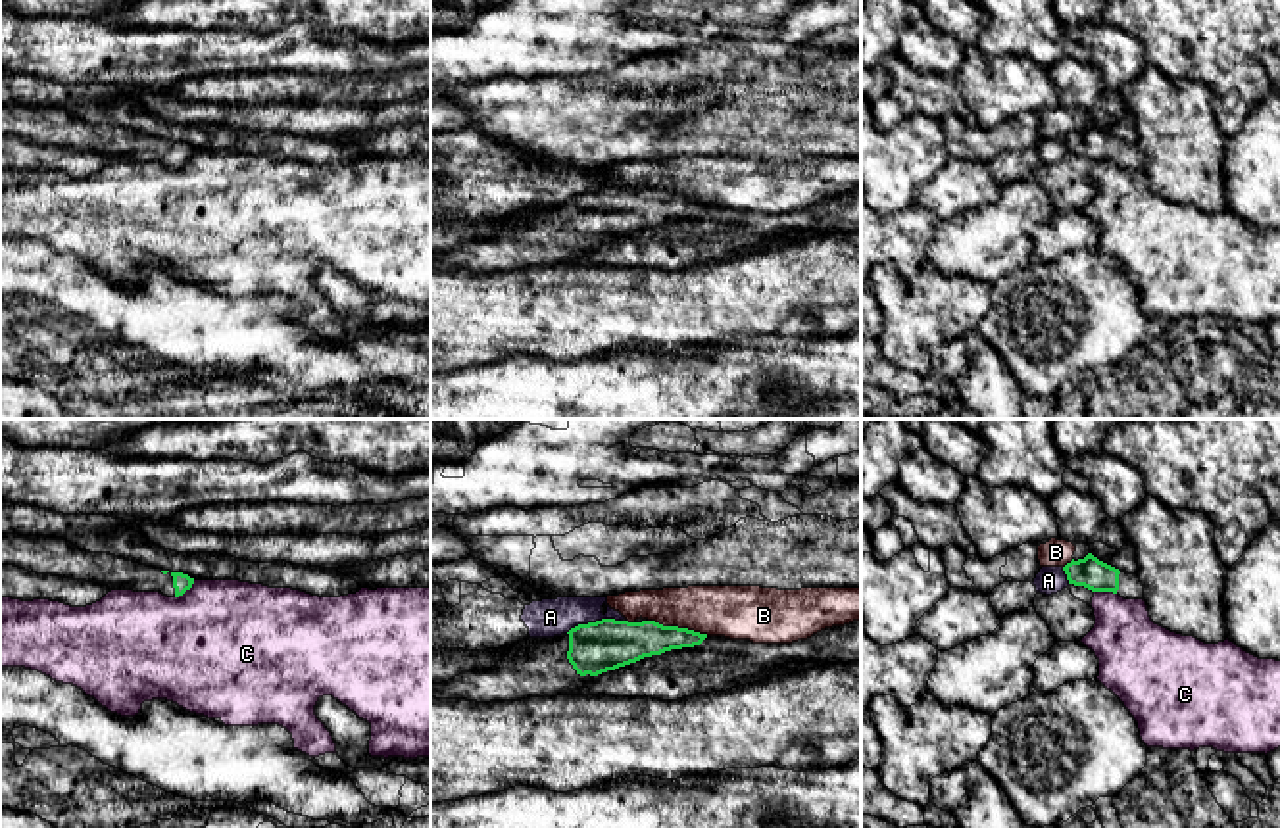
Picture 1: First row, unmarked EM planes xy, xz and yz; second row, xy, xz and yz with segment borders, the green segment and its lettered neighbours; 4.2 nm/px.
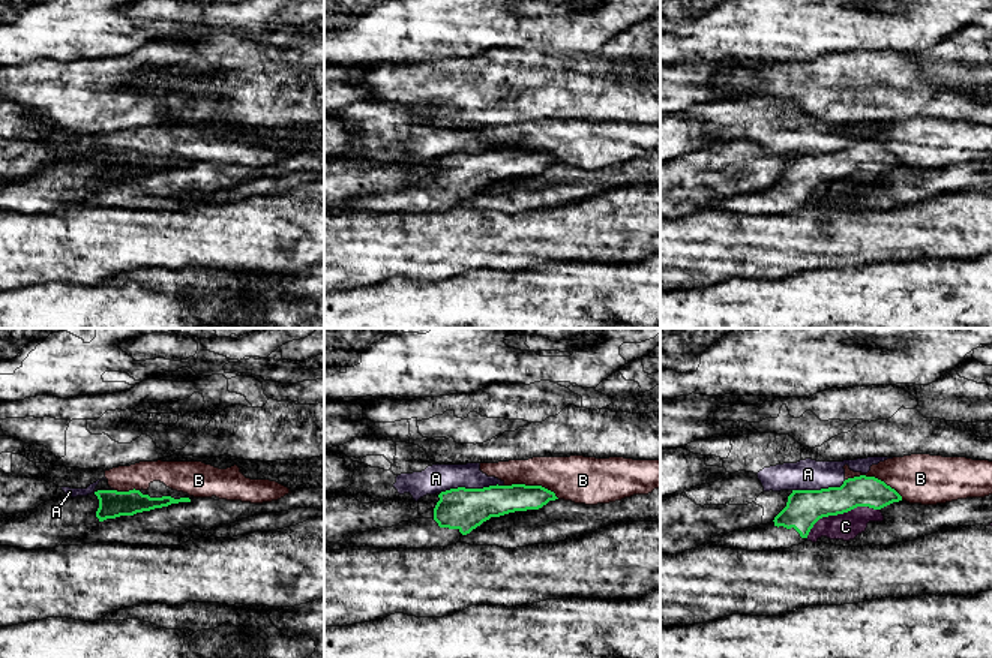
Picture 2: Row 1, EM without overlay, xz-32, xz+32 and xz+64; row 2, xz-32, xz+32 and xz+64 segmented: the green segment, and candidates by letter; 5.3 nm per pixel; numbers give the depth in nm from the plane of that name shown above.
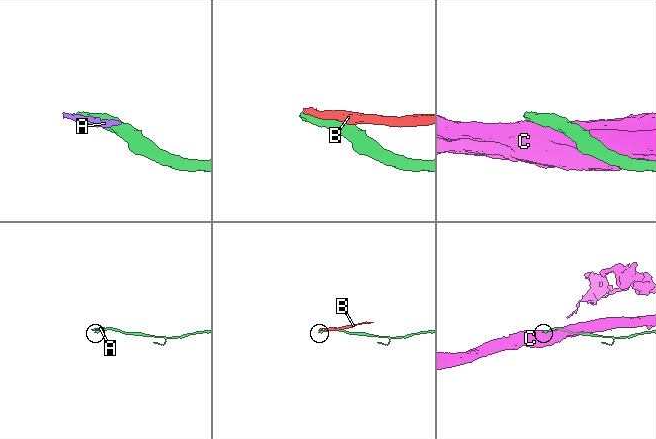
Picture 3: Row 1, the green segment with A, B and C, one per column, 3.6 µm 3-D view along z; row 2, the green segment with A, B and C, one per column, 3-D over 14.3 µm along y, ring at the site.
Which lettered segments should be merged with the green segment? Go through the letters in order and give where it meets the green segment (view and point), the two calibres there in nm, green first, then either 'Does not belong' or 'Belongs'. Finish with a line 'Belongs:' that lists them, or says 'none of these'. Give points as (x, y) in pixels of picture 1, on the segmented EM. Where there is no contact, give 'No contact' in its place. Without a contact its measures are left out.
A: Touches green at xz (596, 621). Thickness 220 nm (green) against 160 nm. Does not belong
B: Touches green at xz (677, 627). Thickness 190 nm (green) against 220 nm. Does not belong
C: Touches green at xy (185, 590). Thickness 80 nm (green) against 480 nm. Does not belong
Belongs: none of these

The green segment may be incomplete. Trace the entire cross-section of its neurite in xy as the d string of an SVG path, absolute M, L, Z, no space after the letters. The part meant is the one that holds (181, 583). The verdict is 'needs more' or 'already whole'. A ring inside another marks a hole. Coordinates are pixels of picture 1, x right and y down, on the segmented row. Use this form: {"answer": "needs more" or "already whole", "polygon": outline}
{"answer": "needs more", "polygon": "M0 534L0 565L86 580L110 590L160 592L167 597L179 597L194 584L188 574L146 567L110 553L90 553L56 536Z"}

